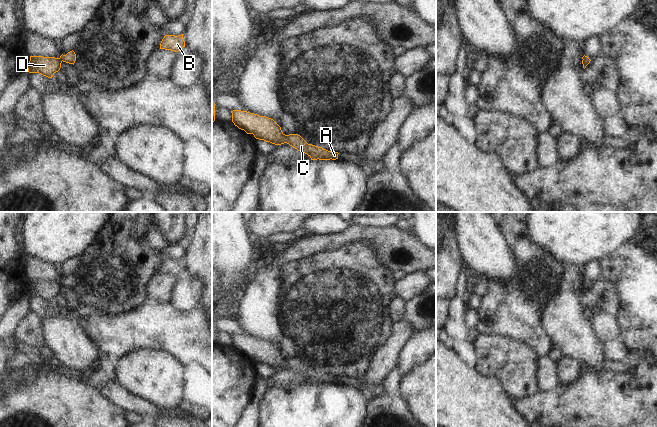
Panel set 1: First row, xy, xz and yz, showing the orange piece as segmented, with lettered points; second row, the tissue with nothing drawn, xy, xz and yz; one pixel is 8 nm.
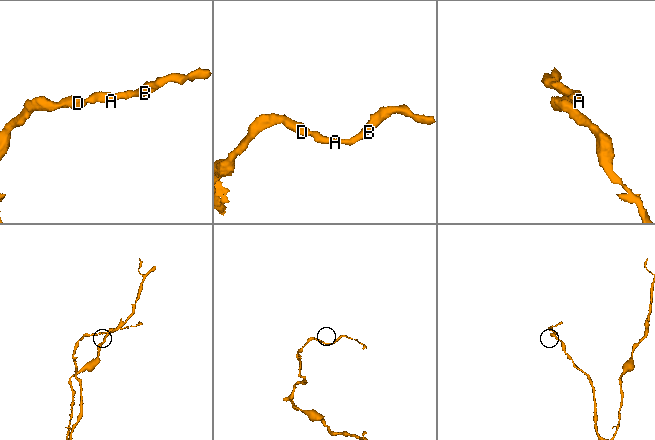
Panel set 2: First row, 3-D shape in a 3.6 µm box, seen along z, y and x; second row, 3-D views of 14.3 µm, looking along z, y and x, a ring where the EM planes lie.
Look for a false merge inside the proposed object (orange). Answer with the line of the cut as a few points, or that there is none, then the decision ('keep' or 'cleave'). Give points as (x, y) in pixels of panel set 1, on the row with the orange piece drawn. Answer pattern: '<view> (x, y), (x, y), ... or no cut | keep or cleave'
no cut | keep

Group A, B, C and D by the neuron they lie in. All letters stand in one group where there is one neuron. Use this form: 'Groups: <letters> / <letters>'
Groups: A B C D.

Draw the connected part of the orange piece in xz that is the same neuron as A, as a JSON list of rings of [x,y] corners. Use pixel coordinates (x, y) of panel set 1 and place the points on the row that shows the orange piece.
[[[233,110],[231,113],[234,125],[247,134],[253,134],[256,139],[275,145],[287,143],[301,153],[307,154],[311,160],[338,159],[338,152],[331,152],[322,147],[308,144],[298,134],[285,135],[281,127],[271,118],[241,110]]]

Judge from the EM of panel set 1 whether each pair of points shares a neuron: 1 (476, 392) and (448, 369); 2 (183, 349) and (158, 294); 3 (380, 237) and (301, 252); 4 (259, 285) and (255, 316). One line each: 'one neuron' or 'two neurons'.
1: one neuron
2: two neurons
3: one neuron
4: one neuron

